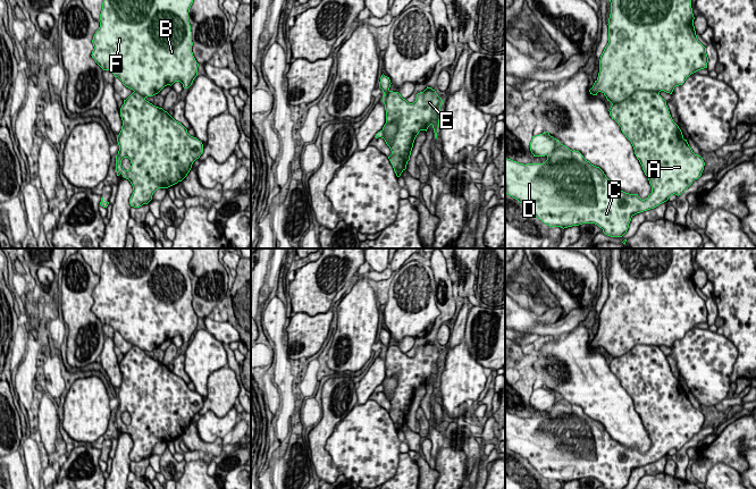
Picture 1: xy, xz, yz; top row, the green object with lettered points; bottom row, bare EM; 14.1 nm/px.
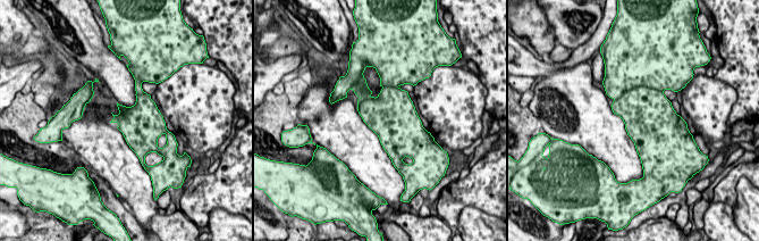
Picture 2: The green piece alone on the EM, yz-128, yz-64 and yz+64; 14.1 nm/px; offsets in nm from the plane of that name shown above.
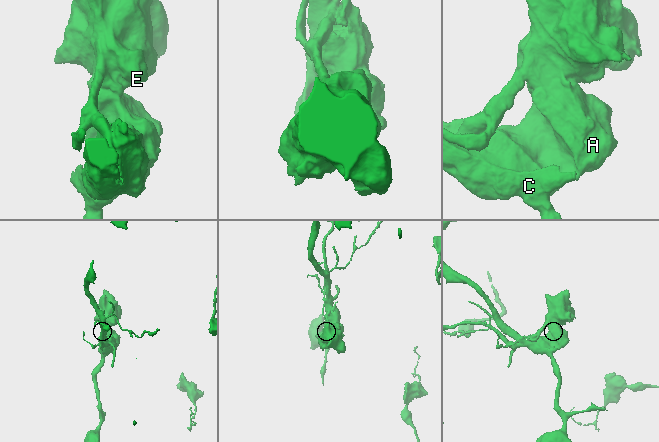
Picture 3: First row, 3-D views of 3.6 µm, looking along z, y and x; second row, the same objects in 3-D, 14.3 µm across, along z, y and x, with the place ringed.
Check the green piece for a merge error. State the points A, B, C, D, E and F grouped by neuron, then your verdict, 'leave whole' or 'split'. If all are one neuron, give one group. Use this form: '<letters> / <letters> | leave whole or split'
A B C D E F | leave whole

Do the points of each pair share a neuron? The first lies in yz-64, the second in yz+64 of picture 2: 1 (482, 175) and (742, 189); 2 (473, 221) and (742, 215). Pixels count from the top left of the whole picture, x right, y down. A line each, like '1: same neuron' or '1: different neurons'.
1: different neurons
2: different neurons

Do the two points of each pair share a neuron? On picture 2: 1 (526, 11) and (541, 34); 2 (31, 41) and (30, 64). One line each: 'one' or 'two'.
1: one
2: two

